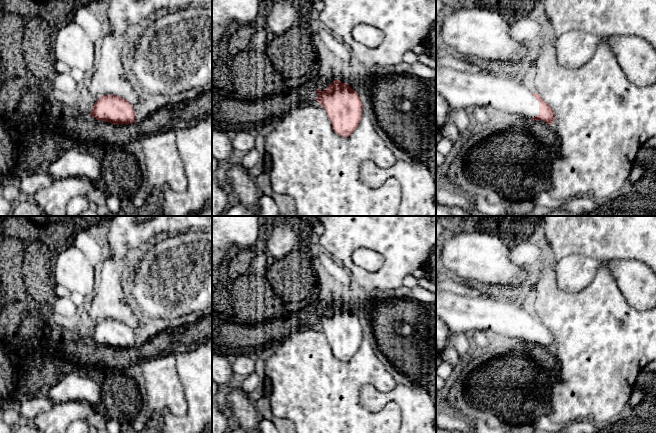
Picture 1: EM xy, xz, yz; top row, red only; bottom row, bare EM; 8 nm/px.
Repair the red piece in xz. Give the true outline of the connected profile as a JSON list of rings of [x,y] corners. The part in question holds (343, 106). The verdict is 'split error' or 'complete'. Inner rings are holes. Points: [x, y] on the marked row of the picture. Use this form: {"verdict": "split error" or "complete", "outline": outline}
{"verdict": "split error", "outline": [[[333,74],[318,83],[316,101],[325,109],[333,131],[341,137],[349,137],[358,127],[363,103],[347,81]]]}

